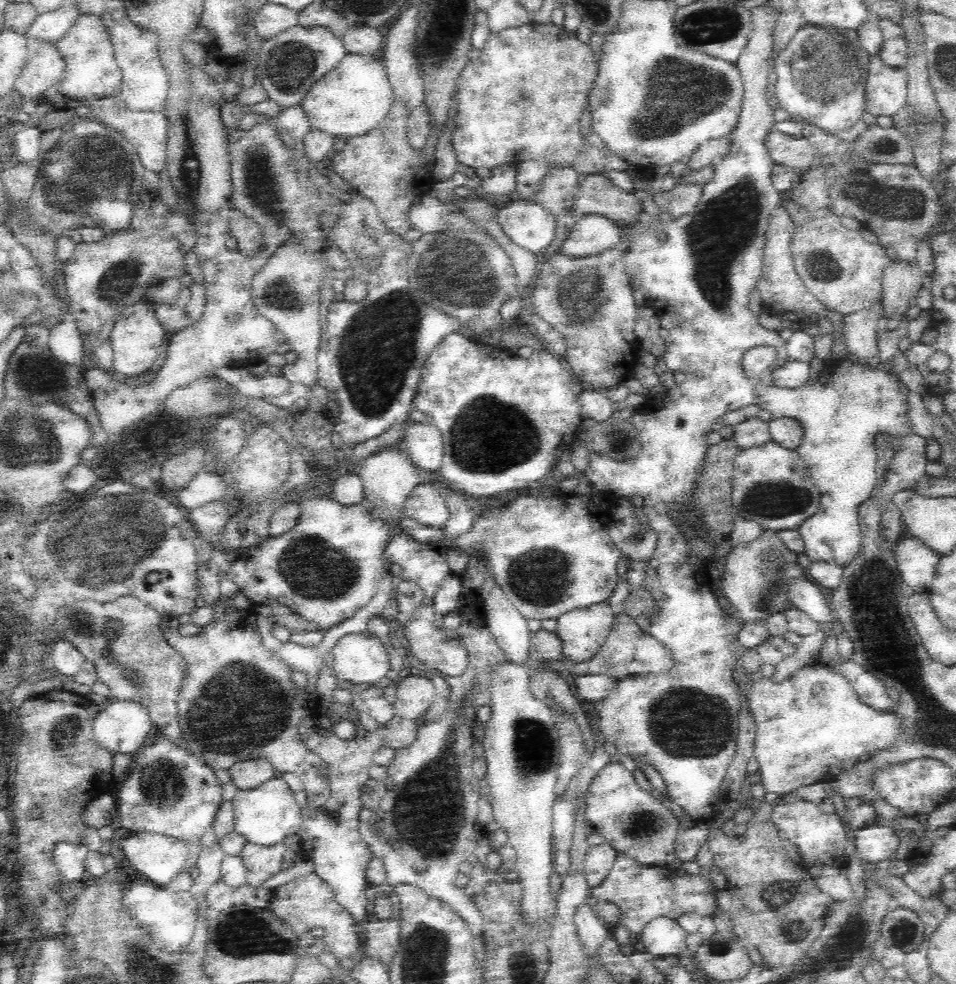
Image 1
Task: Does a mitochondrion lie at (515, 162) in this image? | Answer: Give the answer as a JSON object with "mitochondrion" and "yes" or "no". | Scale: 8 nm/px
{"mitochondrion":"no"}

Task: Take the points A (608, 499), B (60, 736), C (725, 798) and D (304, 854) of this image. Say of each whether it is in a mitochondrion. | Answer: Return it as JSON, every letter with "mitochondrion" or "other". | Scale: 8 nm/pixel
{"A":"other","B":"mitochondrion","C":"other","D":"other"}

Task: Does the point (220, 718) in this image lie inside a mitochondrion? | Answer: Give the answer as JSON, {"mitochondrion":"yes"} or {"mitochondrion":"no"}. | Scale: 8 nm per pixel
{"mitochondrion":"yes"}

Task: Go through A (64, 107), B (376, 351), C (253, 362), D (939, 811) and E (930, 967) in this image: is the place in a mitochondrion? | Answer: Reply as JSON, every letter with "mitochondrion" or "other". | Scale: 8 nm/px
{"A":"other","B":"mitochondrion","C":"other","D":"other","E":"other"}

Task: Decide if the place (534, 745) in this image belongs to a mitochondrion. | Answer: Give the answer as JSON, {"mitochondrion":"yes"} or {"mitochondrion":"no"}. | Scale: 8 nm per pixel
{"mitochondrion":"yes"}

